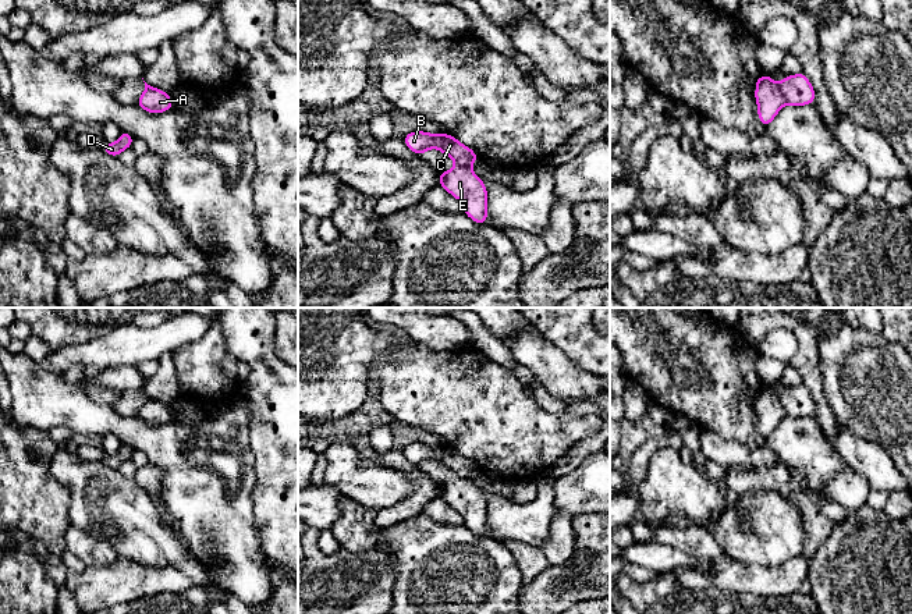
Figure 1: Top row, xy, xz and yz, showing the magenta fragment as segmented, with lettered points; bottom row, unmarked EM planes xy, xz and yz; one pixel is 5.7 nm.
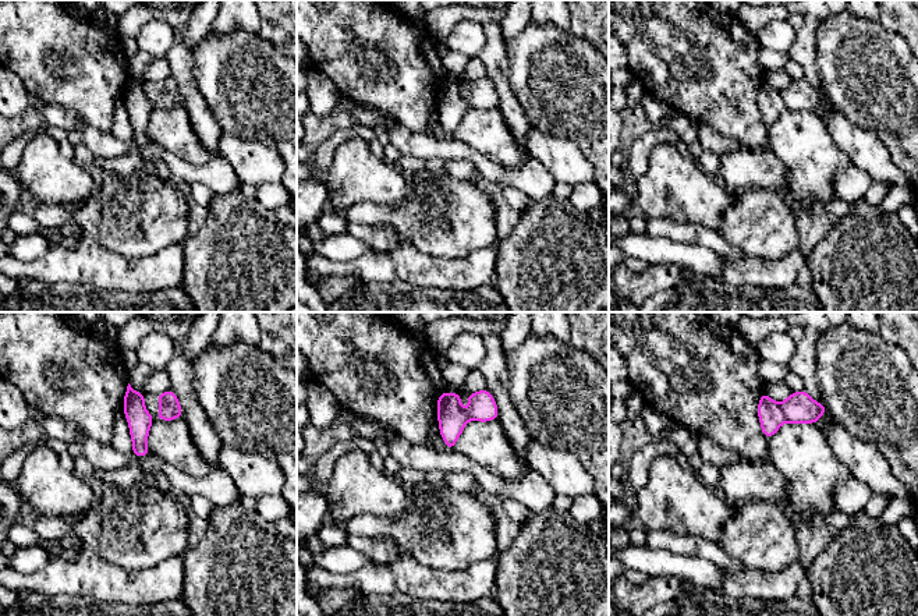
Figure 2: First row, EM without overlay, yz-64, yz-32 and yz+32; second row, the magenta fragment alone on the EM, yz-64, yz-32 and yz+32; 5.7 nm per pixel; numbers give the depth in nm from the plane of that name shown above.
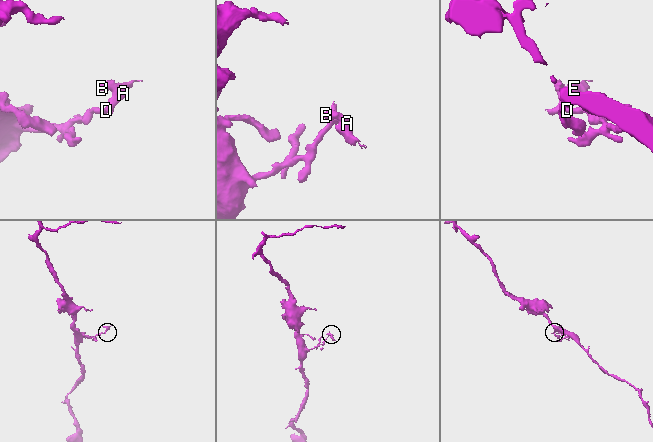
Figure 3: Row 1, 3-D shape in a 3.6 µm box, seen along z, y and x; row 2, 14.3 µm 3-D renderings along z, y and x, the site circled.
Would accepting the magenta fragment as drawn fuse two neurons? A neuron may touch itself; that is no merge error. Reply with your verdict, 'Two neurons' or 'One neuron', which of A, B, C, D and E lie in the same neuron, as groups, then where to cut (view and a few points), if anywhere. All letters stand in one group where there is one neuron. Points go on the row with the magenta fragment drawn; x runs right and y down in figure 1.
Two neurons. Groups: A B C D / E. Split along yz (777, 84), (785, 102)

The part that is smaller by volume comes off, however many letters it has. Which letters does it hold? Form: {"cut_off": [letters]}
{"cut_off": ["E"]}

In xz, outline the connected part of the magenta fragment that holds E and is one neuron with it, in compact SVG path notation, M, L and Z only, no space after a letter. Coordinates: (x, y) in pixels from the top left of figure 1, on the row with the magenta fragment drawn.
M459 166L437 174L439 184L457 198L464 206L464 213L482 227L487 220L485 182L471 168Z

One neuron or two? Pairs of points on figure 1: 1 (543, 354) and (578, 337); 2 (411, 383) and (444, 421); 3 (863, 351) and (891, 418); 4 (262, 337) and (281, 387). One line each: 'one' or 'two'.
1: two
2: one
3: one
4: one

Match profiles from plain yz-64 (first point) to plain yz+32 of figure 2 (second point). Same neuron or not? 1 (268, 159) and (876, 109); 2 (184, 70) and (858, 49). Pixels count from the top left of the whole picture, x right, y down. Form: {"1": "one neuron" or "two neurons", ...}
{"1": "two neurons", "2": "two neurons"}

